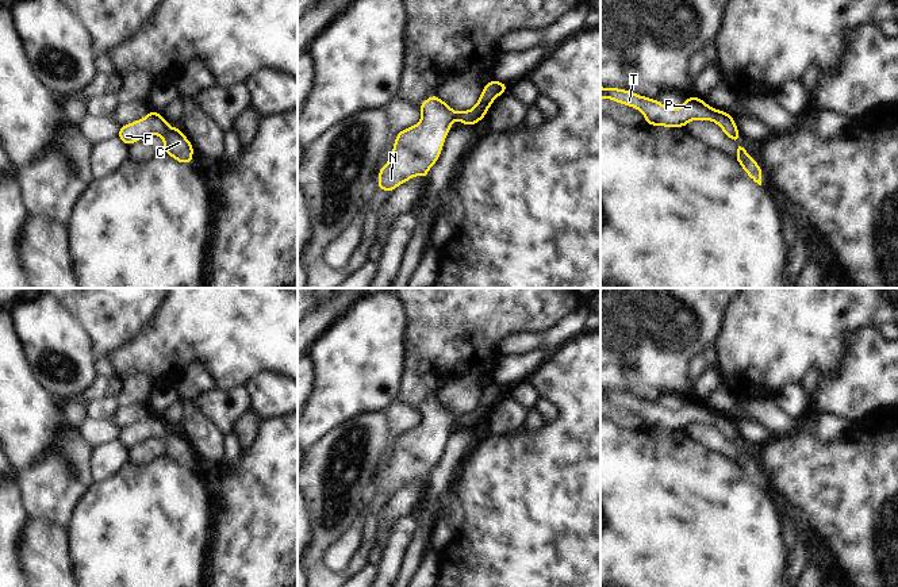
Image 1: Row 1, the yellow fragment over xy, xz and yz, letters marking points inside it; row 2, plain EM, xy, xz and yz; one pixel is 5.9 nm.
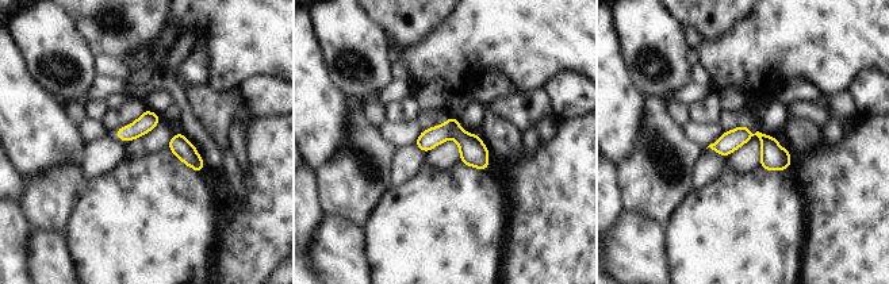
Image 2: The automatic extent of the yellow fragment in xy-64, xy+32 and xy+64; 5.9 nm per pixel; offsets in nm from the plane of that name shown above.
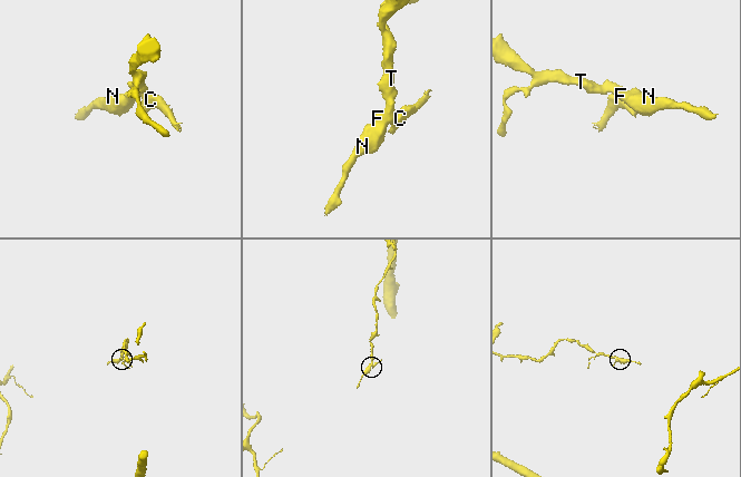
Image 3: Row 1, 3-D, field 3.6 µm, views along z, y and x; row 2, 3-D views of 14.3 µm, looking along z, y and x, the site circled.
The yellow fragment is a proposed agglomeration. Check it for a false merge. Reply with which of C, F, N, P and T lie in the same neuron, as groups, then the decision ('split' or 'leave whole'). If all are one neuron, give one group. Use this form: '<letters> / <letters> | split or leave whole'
C F N P T | leave whole

